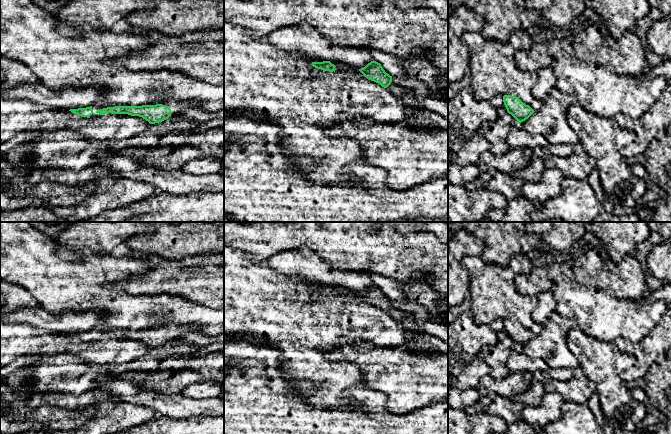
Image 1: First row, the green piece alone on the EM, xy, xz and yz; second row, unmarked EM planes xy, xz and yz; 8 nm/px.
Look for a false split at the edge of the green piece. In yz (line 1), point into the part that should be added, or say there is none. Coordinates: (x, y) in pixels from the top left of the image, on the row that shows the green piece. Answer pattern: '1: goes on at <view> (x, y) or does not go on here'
1: does not go on here

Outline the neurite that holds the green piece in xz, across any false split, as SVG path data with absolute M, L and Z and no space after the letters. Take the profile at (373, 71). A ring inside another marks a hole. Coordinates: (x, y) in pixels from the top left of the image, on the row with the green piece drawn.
M371 61L359 71L369 80L379 83L390 91L398 102L404 105L415 105L421 103L427 112L433 112L448 119L448 99L440 99L430 95L419 99L414 90L408 91L392 82L392 76L385 72L380 63Z

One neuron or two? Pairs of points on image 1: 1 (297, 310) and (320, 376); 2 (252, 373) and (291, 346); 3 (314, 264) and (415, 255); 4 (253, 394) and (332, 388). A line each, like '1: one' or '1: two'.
1: one
2: two
3: two
4: two

